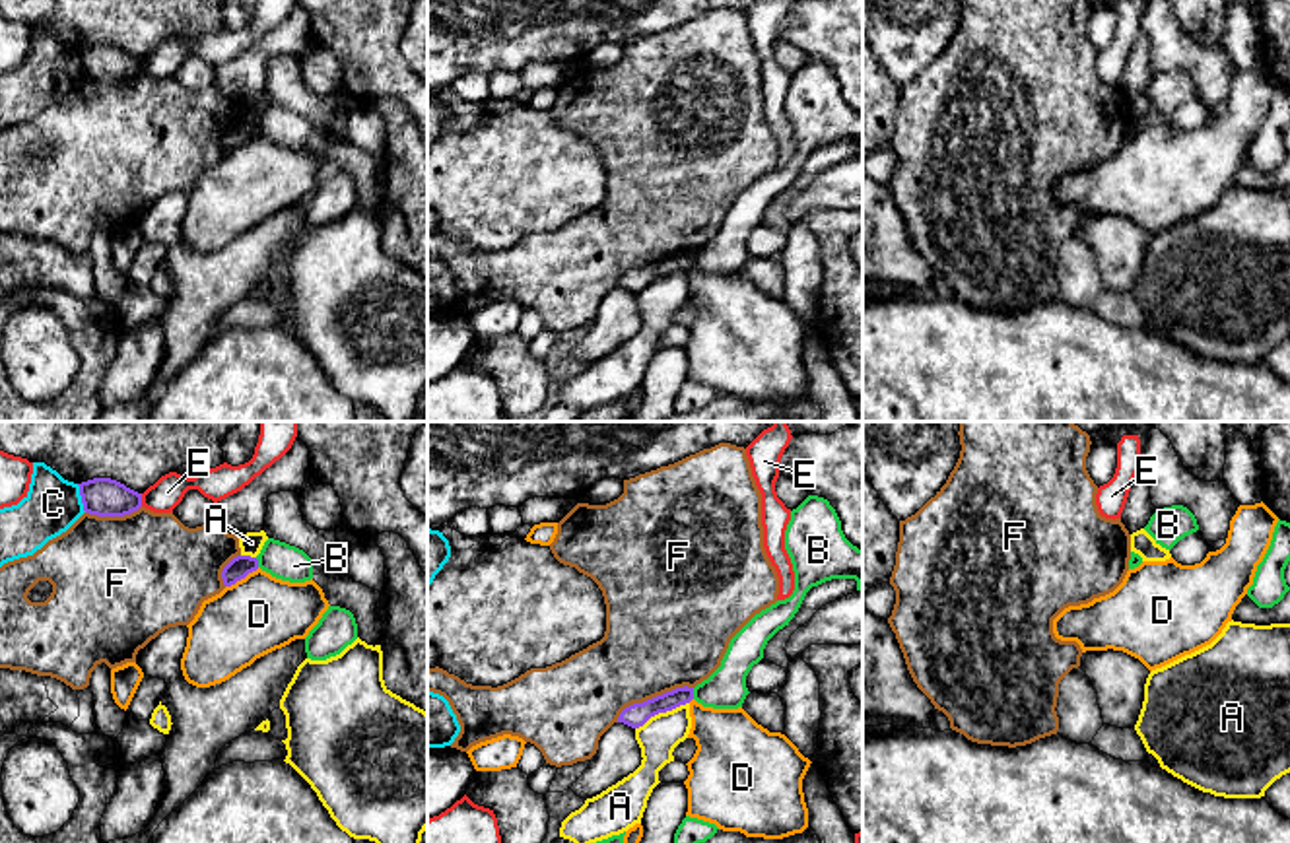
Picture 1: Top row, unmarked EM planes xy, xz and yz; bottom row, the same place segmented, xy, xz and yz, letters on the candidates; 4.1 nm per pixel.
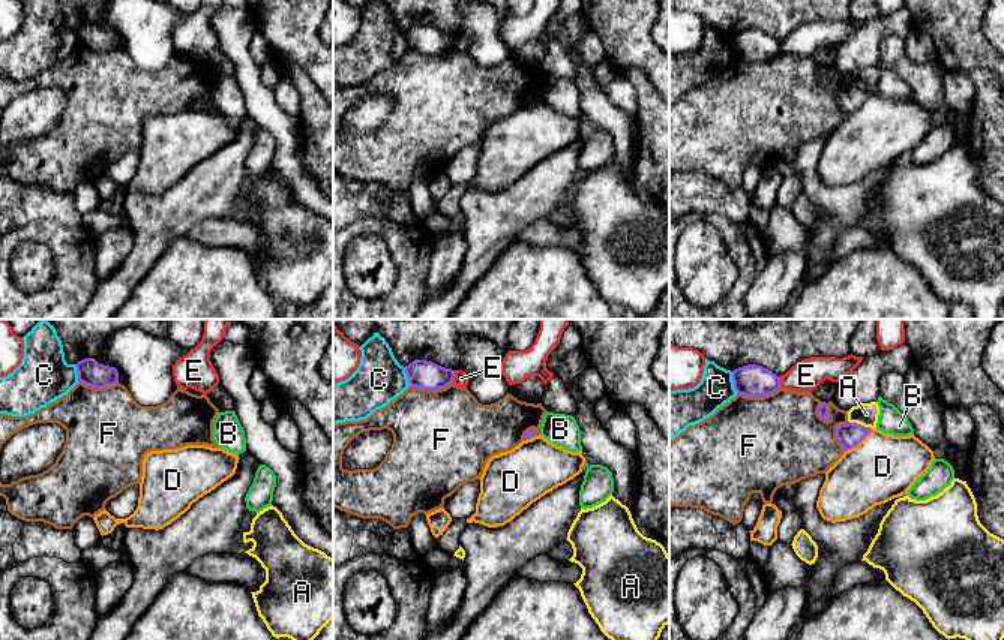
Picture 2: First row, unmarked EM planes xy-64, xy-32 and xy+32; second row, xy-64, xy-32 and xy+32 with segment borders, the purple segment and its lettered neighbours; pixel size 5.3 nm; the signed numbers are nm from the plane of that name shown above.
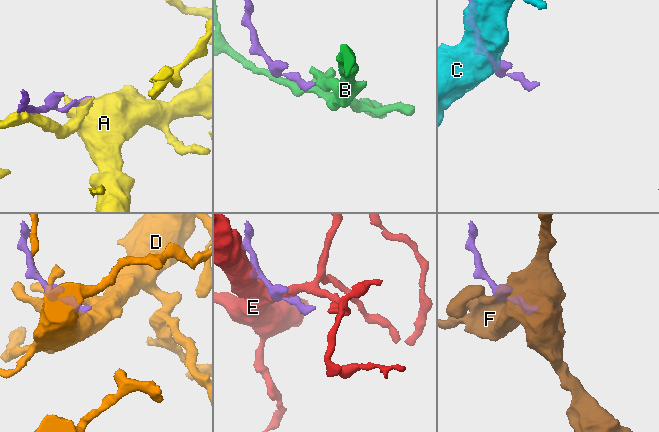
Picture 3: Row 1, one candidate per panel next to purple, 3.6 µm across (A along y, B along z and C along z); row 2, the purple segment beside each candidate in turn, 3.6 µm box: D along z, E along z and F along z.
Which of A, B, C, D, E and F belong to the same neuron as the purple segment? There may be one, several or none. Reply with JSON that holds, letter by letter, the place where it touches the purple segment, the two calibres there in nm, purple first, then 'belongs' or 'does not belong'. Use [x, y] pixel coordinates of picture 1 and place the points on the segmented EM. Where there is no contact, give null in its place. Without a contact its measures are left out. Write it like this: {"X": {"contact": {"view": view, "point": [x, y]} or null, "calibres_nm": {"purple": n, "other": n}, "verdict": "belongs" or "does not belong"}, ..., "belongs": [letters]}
{"A": {"contact": {"view": "xz", "point": [661, 711]}, "calibres_nm": {"purple": 100, "other": 160}, "verdict": "does not belong"}, "B": {"contact": {"view": "xz", "point": [692, 694]}, "calibres_nm": {"purple": 100, "other": 170}, "verdict": "does not belong"}, "C": {"contact": {"view": "xy", "point": [82, 498]}, "calibres_nm": {"purple": 160, "other": 220}, "verdict": "does not belong"}, "D": {"contact": {"view": "xy", "point": [241, 577]}, "calibres_nm": {"purple": 90, "other": 320}, "verdict": "does not belong"}, "E": {"contact": {"view": "xy", "point": [140, 500]}, "calibres_nm": {"purple": 160, "other": 140}, "verdict": "does not belong"}, "F": {"contact": {"view": "xz", "point": [653, 698]}, "calibres_nm": {"purple": 100, "other": 440}, "verdict": "does not belong"}, "belongs": []}

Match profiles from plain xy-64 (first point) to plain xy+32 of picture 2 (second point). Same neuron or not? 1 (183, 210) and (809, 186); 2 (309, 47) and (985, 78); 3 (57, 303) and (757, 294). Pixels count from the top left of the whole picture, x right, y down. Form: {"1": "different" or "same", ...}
{"1": "same", "2": "different", "3": "different"}

